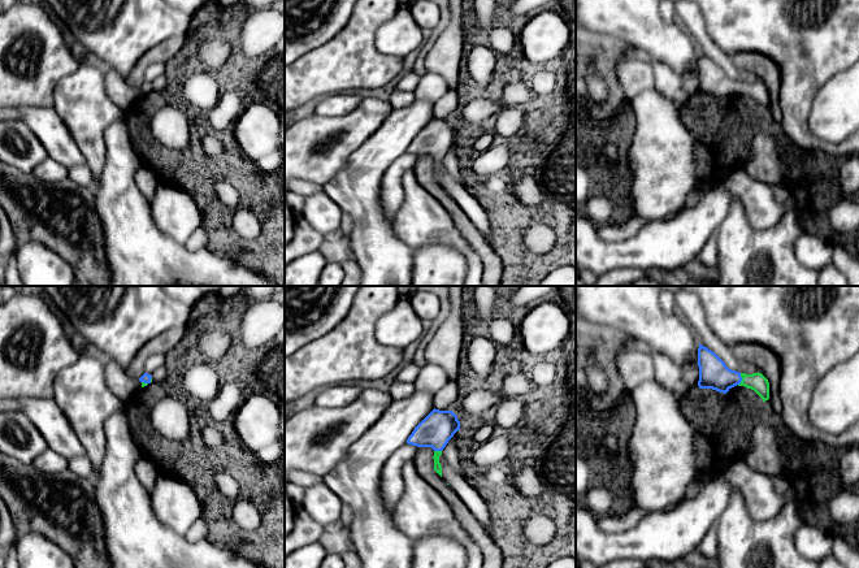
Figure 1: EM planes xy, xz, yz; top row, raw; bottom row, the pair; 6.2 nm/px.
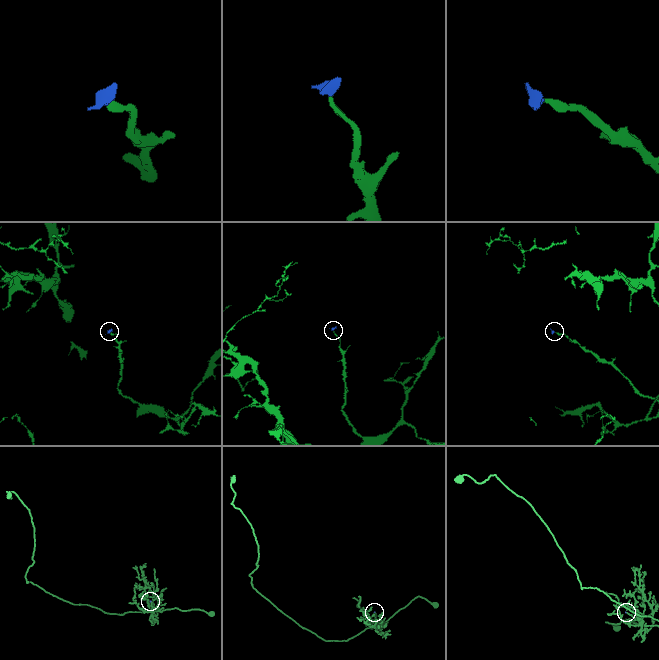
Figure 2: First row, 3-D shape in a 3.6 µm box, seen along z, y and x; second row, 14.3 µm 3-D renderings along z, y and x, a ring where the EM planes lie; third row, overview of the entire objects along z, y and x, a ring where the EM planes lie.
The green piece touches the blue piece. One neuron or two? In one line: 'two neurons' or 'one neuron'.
one neuron

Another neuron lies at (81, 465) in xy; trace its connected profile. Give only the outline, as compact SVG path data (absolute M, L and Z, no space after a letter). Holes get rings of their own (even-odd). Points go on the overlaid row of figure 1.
M86 454L69 460L68 469L78 477L94 478L92 464Z

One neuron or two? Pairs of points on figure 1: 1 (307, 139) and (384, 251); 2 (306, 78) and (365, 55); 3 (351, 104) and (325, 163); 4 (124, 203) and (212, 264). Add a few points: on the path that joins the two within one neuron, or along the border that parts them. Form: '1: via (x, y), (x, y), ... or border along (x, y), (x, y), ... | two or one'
1: border along (352, 154), (341, 170), (322, 182) | two
2: via (320, 73), (351, 61) | one
3: border along (360, 100), (352, 109), (337, 116) | two
4: via (139, 226), (177, 264), (189, 264) | one

